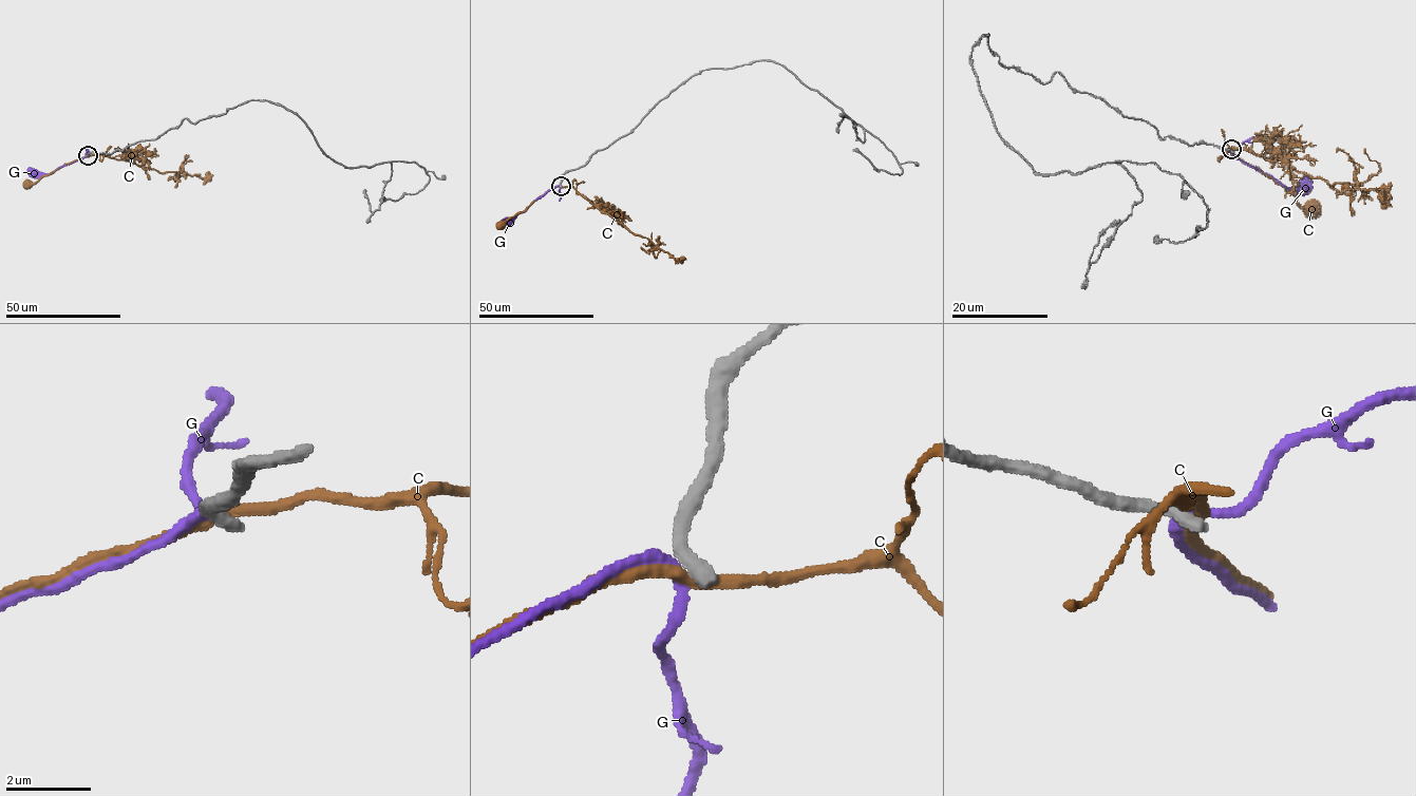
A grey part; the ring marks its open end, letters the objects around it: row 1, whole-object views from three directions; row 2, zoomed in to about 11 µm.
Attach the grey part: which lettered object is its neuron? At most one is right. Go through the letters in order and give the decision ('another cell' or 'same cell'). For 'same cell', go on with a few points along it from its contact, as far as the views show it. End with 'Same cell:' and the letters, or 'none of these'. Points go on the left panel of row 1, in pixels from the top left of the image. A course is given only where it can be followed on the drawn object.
C: another cell
G: another cell
Same cell: none of these

